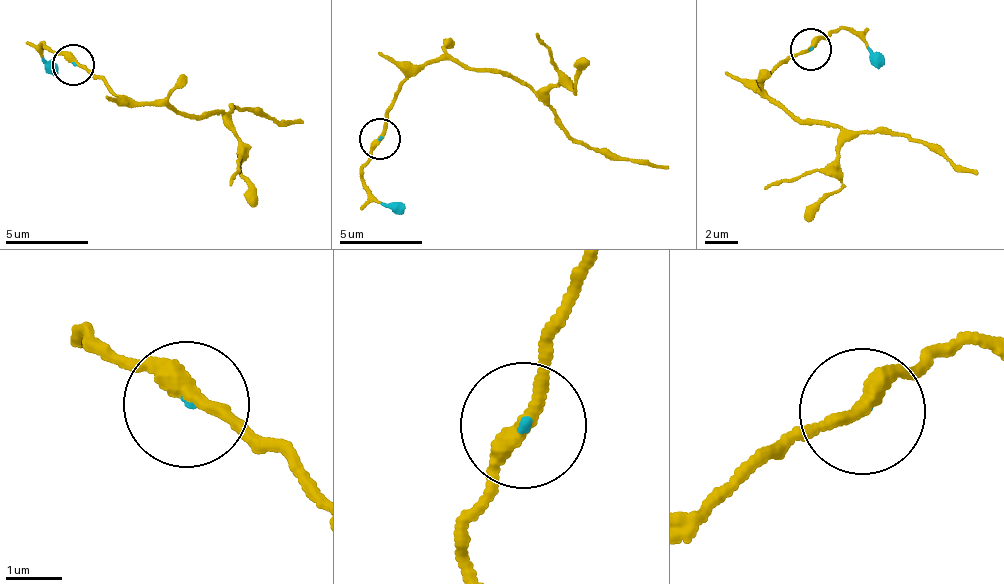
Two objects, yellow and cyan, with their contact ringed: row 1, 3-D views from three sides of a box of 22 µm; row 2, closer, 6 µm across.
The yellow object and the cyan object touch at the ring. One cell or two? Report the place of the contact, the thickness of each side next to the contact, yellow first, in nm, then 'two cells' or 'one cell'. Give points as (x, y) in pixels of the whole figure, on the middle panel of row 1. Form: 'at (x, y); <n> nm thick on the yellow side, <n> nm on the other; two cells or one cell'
at (380, 138); 280 nm thick on the yellow side, 60 nm on the other; one cell

